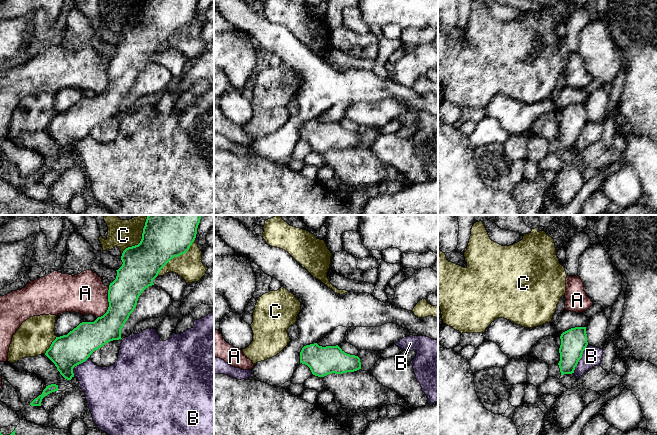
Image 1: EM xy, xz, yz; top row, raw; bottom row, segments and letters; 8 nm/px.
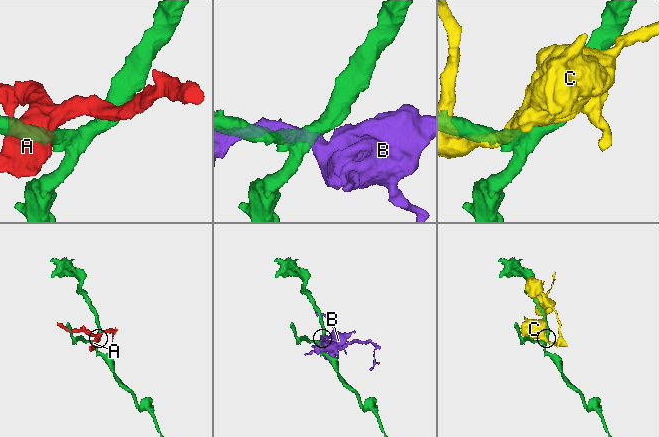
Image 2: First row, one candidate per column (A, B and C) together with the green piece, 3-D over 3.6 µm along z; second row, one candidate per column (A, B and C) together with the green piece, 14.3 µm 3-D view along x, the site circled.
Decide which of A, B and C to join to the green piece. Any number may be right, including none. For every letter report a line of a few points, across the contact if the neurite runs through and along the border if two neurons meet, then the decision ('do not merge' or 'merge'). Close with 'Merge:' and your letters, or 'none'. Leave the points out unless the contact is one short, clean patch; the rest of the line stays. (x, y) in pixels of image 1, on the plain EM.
A: xy (109, 62), (108, 85), (97, 94) | do not merge
B: do not merge
C: do not merge
Merge: none

